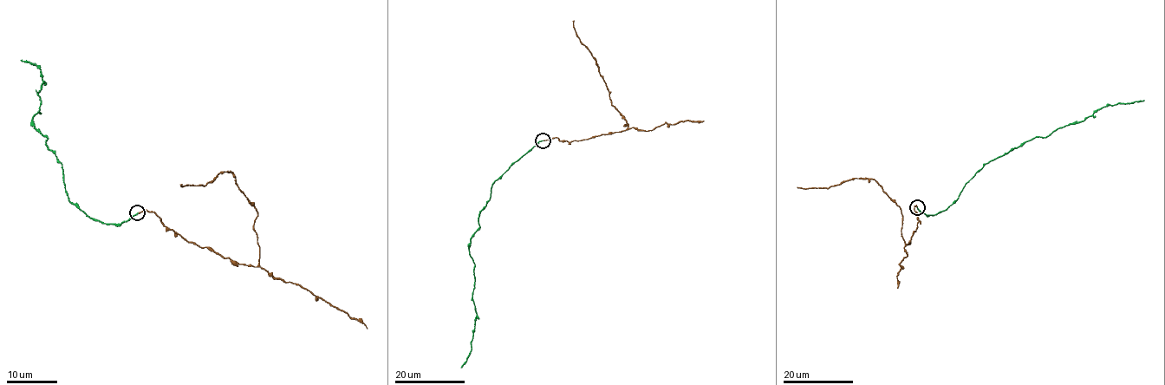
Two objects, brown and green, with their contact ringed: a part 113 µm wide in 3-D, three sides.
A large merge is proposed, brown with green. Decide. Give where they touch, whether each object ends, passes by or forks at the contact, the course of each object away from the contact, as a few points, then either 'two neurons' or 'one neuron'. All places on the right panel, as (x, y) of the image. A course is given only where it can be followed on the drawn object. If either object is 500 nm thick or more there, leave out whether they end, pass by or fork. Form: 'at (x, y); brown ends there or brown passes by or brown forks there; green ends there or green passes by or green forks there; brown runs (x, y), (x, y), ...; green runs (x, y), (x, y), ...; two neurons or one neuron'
at (917, 207); brown ends there; green ends there; brown runs (917, 207), (917, 227), (907, 245), (900, 207), (874, 179), (852, 178), (828, 188), (797, 187); green runs (917, 207), (926, 215), (946, 210), (963, 186), (991, 160), (1025, 141), (1083, 120), (1103, 107), (1143, 100); one neuron

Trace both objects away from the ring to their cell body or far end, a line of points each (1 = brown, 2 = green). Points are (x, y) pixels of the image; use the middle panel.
1: (543, 140), (578, 140), (628, 127), (611, 104), (595, 60), (577, 36), (574, 20)
2: (543, 140), (494, 181), (478, 214), (469, 249), (476, 317), (470, 354), (460, 367)

